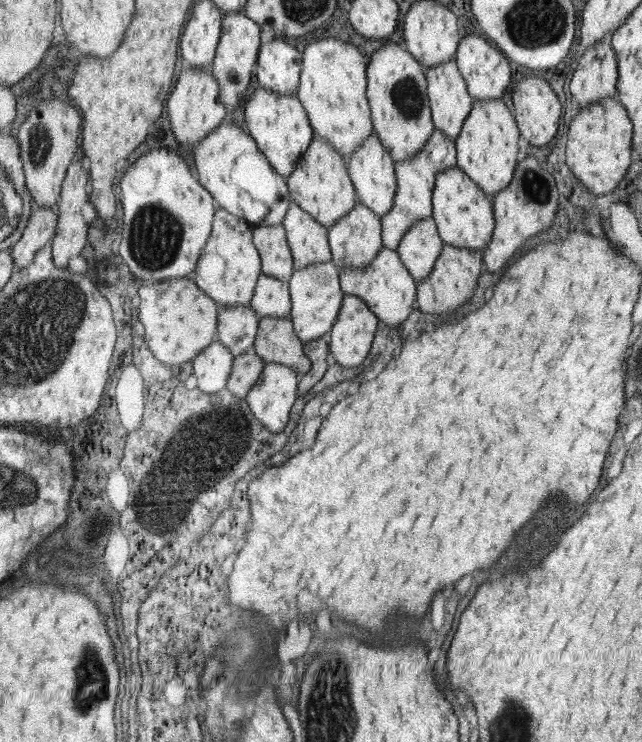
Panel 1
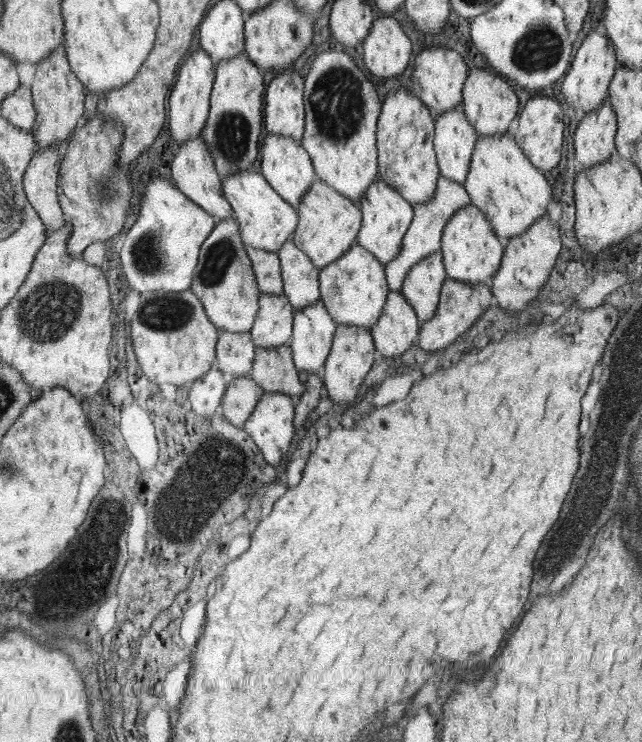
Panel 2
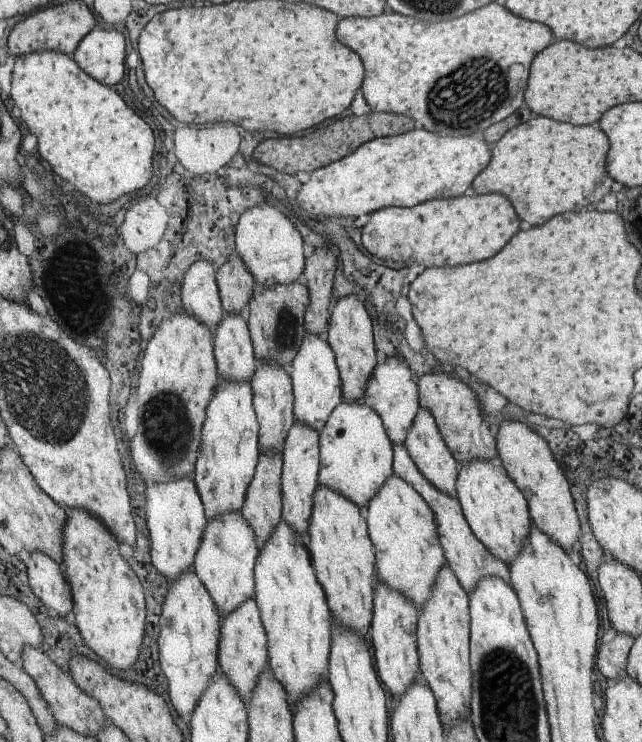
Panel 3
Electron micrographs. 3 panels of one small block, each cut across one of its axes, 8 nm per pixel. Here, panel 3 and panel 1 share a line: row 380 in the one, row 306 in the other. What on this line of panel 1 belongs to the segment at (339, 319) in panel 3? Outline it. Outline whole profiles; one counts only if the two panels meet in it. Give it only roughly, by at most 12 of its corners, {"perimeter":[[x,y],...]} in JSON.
{"perimeter":[[345,295],[329,331],[344,368],[370,354],[378,320],[362,298]]}

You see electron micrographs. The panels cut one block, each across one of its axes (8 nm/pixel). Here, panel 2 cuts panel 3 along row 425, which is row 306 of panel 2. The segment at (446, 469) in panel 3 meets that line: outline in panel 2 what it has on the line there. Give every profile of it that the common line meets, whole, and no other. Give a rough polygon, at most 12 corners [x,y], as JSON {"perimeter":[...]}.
{"perimeter":[[441,252],[414,264],[401,294],[420,322],[437,314],[448,278]]}

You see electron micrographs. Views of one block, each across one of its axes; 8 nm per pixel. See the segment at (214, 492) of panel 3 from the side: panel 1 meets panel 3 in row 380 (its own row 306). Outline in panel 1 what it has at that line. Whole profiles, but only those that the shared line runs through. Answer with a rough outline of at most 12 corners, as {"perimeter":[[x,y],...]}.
{"perimeter":[[218,209],[191,276],[220,307],[249,306],[253,226]]}

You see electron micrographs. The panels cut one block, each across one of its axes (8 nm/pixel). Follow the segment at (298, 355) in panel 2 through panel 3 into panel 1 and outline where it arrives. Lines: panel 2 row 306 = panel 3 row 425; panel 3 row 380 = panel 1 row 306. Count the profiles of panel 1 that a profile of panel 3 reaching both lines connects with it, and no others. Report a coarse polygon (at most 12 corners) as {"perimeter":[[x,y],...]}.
{"perimeter":[[333,261],[297,268],[288,283],[301,341],[326,335],[345,292]]}

